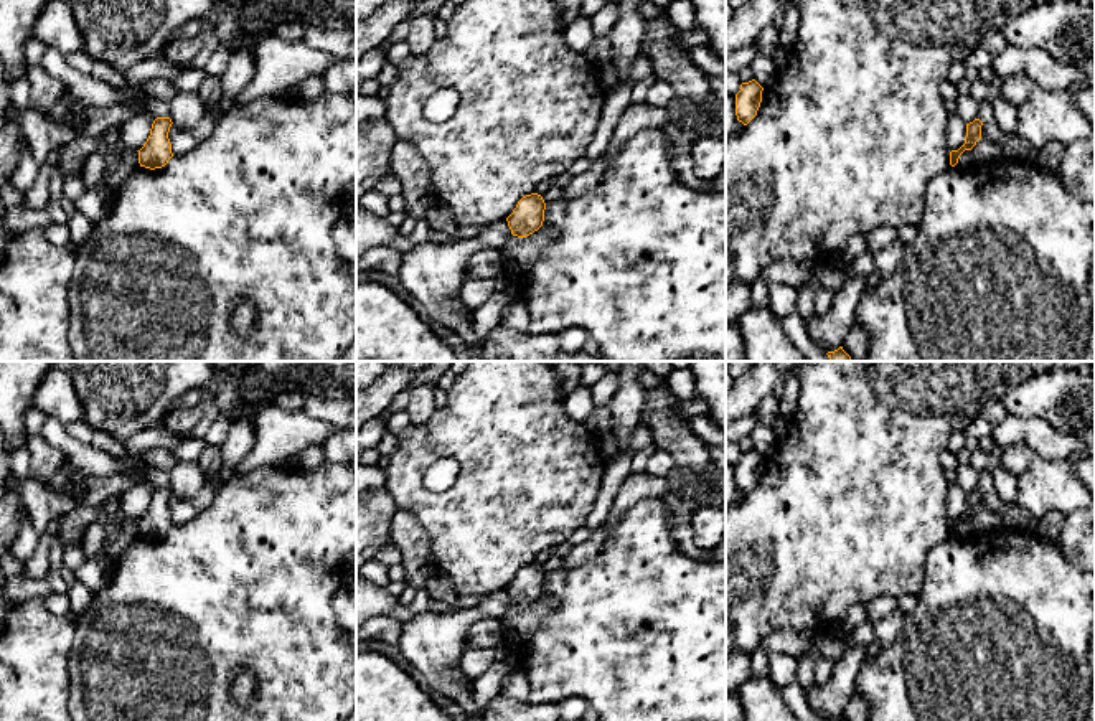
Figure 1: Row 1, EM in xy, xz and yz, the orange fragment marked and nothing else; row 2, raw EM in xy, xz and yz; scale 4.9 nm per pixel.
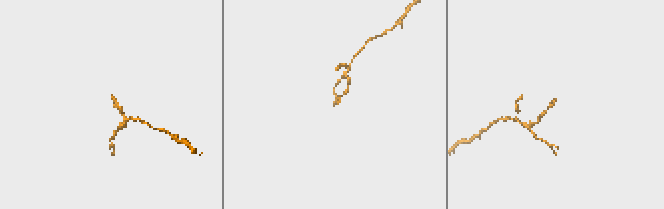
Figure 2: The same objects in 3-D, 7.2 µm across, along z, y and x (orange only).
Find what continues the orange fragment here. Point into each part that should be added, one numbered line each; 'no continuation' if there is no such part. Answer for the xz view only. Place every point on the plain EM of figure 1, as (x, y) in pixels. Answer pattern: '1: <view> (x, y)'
no continuation

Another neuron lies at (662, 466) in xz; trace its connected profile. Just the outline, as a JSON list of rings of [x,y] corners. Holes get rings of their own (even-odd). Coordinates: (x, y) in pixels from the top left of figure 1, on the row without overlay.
[[[658,449],[648,459],[645,472],[656,478],[670,478],[676,472],[676,465],[673,457],[666,450]]]

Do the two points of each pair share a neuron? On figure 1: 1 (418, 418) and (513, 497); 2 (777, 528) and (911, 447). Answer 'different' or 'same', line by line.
1: different
2: same

